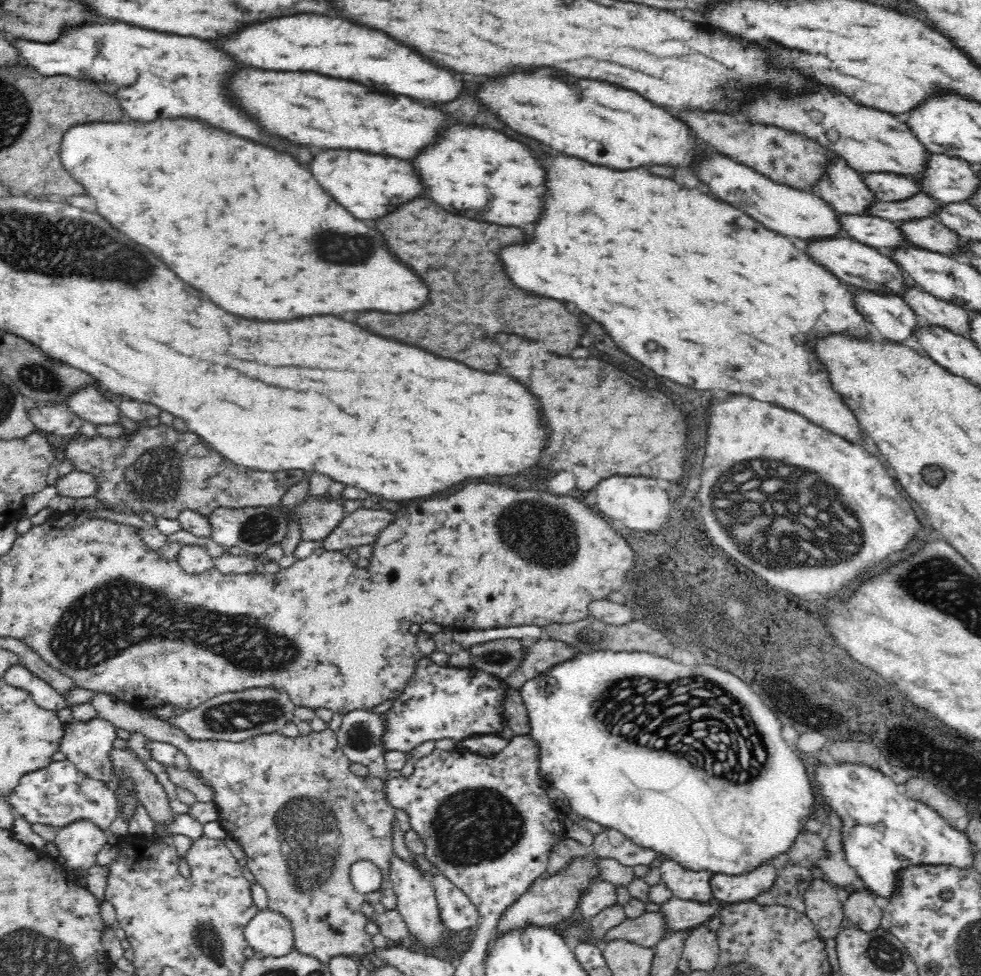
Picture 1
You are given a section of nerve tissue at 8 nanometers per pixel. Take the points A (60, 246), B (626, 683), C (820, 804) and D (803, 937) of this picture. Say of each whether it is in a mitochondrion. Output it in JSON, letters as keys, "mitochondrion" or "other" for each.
{"A":"mitochondrion","B":"mitochondrion","C":"other","D":"other"}

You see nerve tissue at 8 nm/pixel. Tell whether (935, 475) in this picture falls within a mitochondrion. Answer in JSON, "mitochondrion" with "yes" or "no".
{"mitochondrion":"yes"}

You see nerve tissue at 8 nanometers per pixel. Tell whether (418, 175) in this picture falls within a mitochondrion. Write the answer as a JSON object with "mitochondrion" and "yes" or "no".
{"mitochondrion":"no"}

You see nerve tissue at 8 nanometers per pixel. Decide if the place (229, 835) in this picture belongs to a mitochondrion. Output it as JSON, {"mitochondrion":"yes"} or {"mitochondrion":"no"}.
{"mitochondrion":"no"}

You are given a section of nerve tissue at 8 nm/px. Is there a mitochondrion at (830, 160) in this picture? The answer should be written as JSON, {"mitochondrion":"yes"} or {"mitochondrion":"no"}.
{"mitochondrion":"no"}

